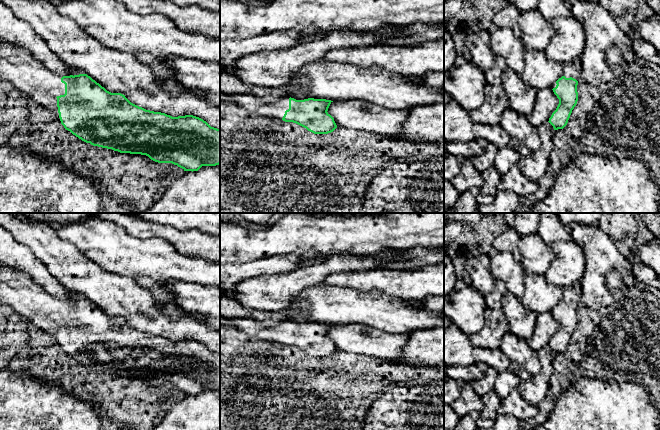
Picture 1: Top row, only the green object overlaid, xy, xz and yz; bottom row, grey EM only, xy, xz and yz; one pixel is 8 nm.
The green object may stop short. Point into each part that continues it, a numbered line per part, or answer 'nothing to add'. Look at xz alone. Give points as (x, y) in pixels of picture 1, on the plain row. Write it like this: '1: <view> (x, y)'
1: xz (266, 331)

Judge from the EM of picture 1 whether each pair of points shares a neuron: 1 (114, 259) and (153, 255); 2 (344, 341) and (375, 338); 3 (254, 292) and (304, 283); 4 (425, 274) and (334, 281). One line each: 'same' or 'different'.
1: same
2: same
3: same
4: same

